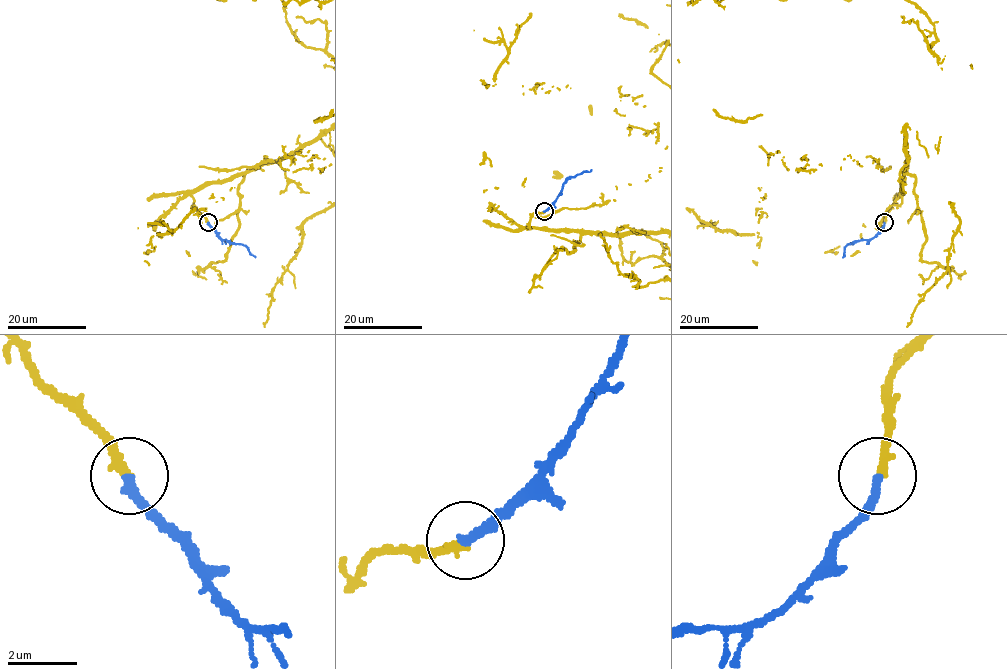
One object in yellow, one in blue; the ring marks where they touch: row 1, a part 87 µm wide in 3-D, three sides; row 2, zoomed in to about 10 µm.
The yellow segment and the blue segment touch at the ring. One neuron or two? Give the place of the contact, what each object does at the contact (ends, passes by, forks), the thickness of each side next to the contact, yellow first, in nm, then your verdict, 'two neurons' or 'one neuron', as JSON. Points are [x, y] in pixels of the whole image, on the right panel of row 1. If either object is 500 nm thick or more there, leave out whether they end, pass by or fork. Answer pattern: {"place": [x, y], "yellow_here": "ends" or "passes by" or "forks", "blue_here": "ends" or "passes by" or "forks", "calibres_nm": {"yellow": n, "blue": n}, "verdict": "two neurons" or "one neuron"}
{"place": [884, 222], "yellow_here": "ends", "blue_here": "ends", "calibres_nm": {"yellow": 280, "blue": 280}, "verdict": "one neuron"}

